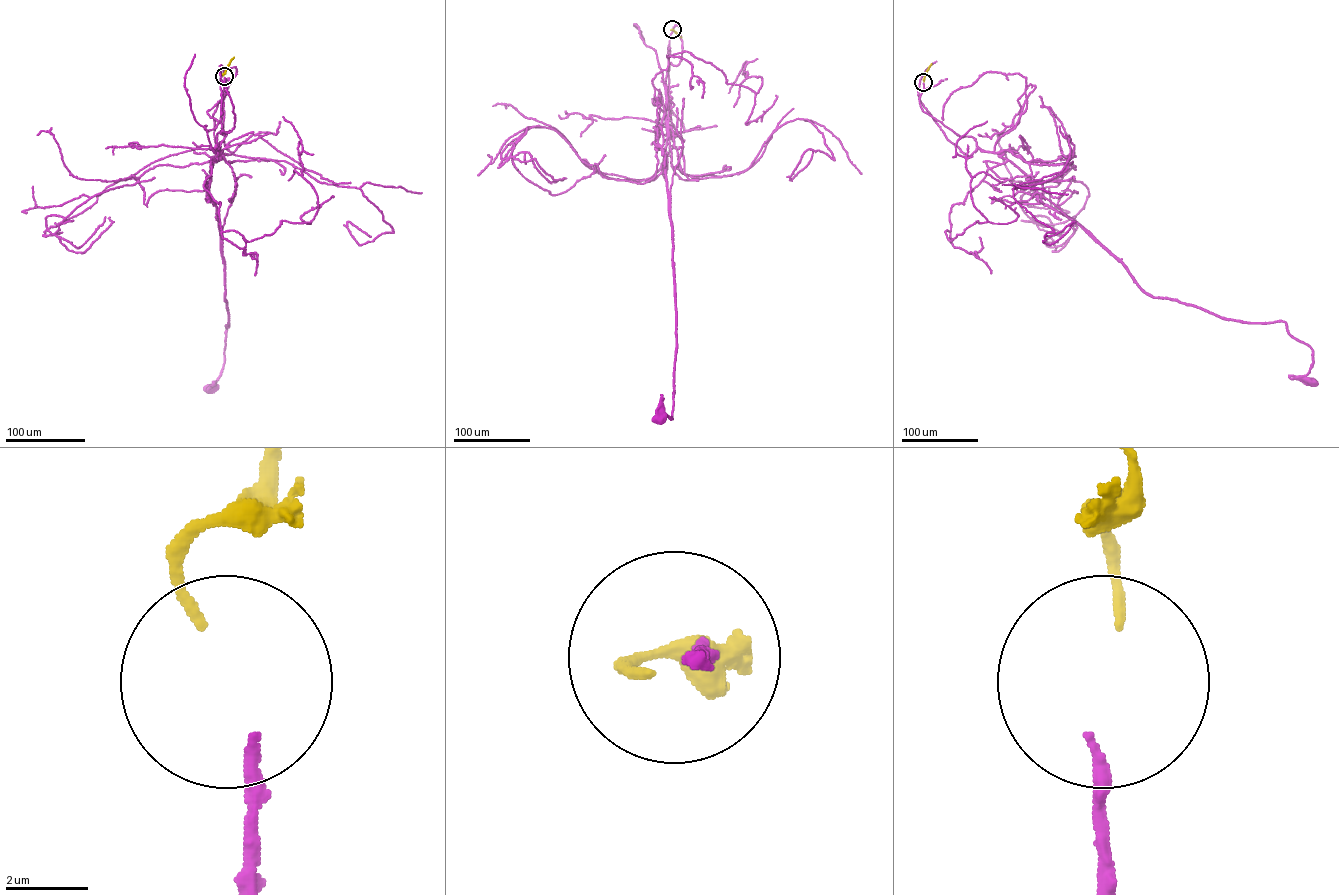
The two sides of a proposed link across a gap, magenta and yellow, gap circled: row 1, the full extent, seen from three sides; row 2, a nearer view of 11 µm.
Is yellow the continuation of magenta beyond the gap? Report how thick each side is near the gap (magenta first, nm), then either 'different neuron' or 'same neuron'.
260/240 nm | same neuron

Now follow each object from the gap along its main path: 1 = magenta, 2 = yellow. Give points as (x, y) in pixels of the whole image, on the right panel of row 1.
1: (923, 83), (923, 111), (1012, 162), (1040, 203), (1082, 226), (1145, 292), (1284, 322), (1311, 348), (1310, 381)
2: (924, 81), (931, 64)

